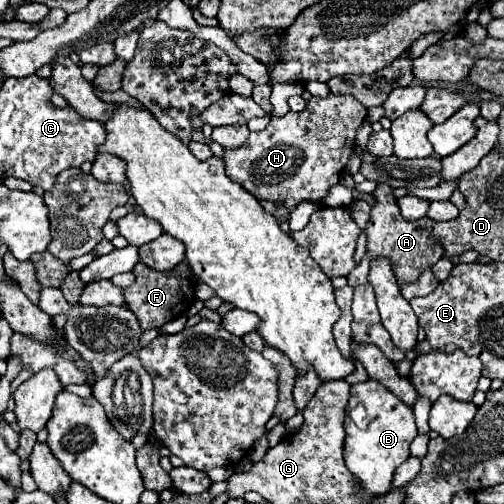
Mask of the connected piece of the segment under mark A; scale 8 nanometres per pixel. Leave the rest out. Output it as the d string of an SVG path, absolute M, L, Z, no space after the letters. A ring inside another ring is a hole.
M379 184L377 186L375 200L377 200L377 204L373 206L371 218L369 218L367 228L365 228L367 254L369 254L371 260L389 258L391 266L393 266L393 274L395 274L399 286L411 284L443 256L441 244L431 238L431 228L435 226L435 222L427 216L421 218L421 220L415 220L415 222L405 222L399 214L397 200L393 198L389 184Z

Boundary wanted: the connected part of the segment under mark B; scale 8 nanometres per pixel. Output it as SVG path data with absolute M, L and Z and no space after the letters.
M367 380L351 386L351 398L347 404L347 412L351 412L357 402L361 402L367 414L373 418L371 424L361 430L353 424L349 414L345 416L345 466L357 480L357 486L363 494L381 496L391 490L391 480L395 468L409 458L409 444L417 434L417 426L413 420L411 408L407 408L395 394L391 394L385 386L375 380Z

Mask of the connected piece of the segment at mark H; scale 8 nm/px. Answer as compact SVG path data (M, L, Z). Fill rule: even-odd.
M329 92L327 98L311 98L303 112L287 112L283 116L273 116L265 130L251 132L247 142L239 146L239 150L227 150L223 154L227 176L241 184L247 192L253 196L259 196L269 202L283 202L287 210L291 212L299 202L311 200L319 202L327 196L329 188L339 182L339 176L343 174L343 168L347 164L349 154L355 146L355 130L361 126L361 122L367 116L367 108L361 106L353 94L333 94Z

